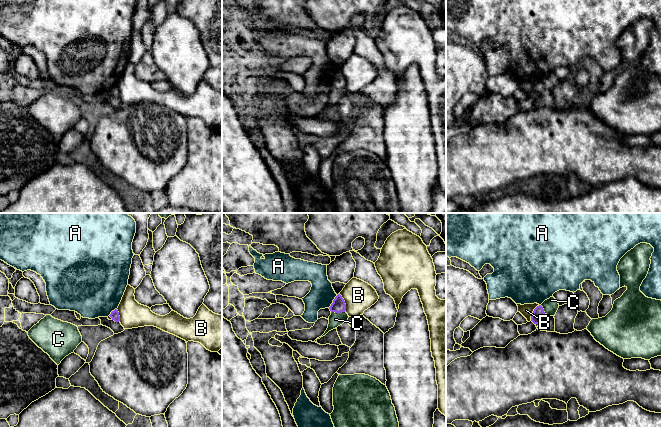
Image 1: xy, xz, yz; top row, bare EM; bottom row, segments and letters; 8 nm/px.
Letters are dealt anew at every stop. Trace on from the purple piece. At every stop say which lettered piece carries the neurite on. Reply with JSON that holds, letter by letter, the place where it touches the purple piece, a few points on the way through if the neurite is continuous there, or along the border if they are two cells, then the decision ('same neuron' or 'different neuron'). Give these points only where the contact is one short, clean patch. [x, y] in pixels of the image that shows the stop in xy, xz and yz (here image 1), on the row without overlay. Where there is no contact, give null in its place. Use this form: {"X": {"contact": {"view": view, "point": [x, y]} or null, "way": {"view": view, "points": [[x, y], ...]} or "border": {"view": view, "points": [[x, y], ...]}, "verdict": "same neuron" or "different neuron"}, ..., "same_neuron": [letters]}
{"A": {"contact": {"view": "xz", "point": [333, 77]}, "border": {"view": "xz", "points": [[337, 71], [328, 83]]}, "verdict": "different neuron"}, "B": {"contact": {"view": "xz", "point": [344, 78]}, "border": {"view": "xz", "points": [[339, 70], [344, 77], [346, 86]]}, "verdict": "different neuron"}, "C": {"contact": {"view": "xz", "point": [338, 88]}, "verdict": "different neuron"}, "same_neuron": []}

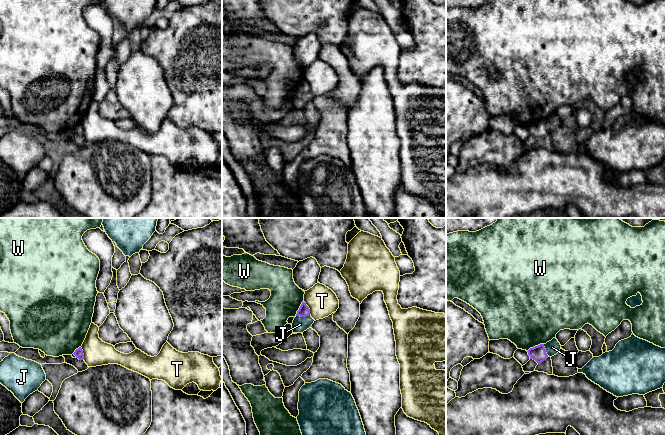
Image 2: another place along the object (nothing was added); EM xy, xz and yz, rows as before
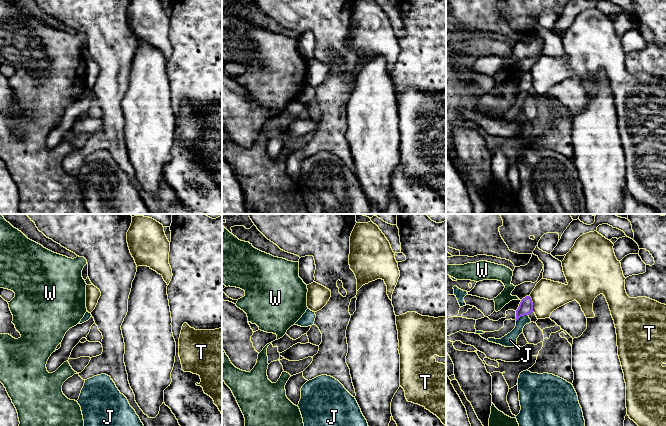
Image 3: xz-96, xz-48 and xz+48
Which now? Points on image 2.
{"J": {"contact": {"view": "xz", "point": [302, 92]}, "verdict": "different neuron"}, "T": {"contact": {"view": "xz", "point": [308, 84]}, "border": {"view": "xz", "points": [[304, 77], [310, 90]]}, "verdict": "different neuron"}, "W": {"contact": {"view": "yz", "point": [535, 122]}, "border": {"view": "yz", "points": [[543, 119], [533, 122], [527, 127]]}, "verdict": "different neuron"}, "same_neuron": []}

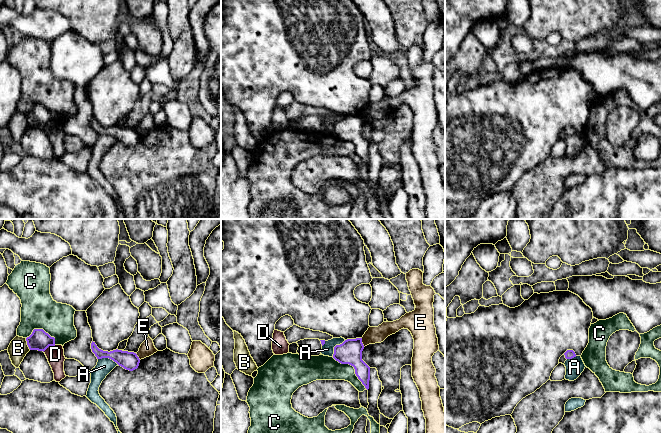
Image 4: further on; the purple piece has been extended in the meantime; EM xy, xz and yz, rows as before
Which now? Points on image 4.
{"A": {"contact": {"view": "xz", "point": [335, 122]}, "verdict": "different neuron"}, "B": {"contact": {"view": "xy", "point": [27, 120]}, "verdict": "different neuron"}, "C": {"contact": {"view": "xz", "point": [354, 144]}, "verdict": "different neuron"}, "D": {"contact": {"view": "xy", "point": [49, 121]}, "verdict": "different neuron"}, "E": {"contact": {"view": "xz", "point": [361, 118]}, "border": {"view": "xz", "points": [[361, 114], [364, 122]]}, "verdict": "different neuron"}, "same_neuron": []}

